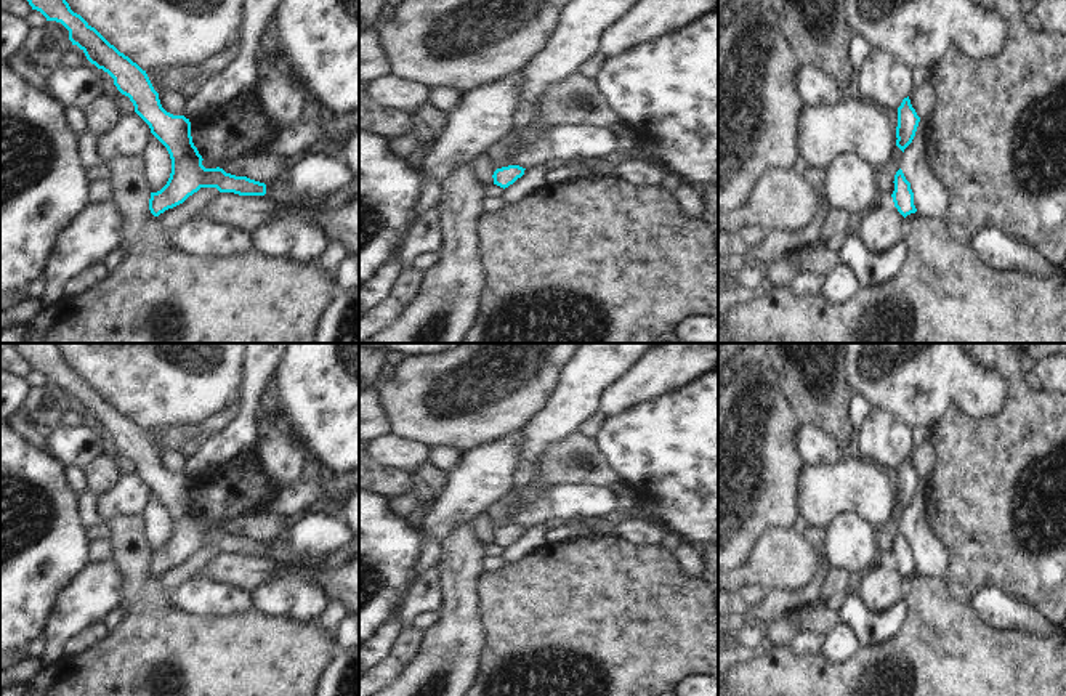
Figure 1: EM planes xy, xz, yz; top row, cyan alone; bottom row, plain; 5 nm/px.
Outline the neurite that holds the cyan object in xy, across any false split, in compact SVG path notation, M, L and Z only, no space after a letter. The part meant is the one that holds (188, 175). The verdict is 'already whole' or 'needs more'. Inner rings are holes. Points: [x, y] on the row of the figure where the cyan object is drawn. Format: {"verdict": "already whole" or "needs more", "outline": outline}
{"verdict": "already whole", "outline": "M66 0L27 2L46 21L61 22L69 30L72 45L77 45L91 64L114 79L117 90L130 98L135 112L167 148L172 159L172 173L160 191L151 192L149 210L154 216L183 204L200 188L216 188L220 192L239 196L266 194L264 183L226 173L220 167L205 168L204 159L192 143L189 119L167 112L146 71L111 45L80 14L74 13Z"}

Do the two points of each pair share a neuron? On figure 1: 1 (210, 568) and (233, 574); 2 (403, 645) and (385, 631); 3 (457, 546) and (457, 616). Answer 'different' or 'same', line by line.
1: same
2: different
3: same

